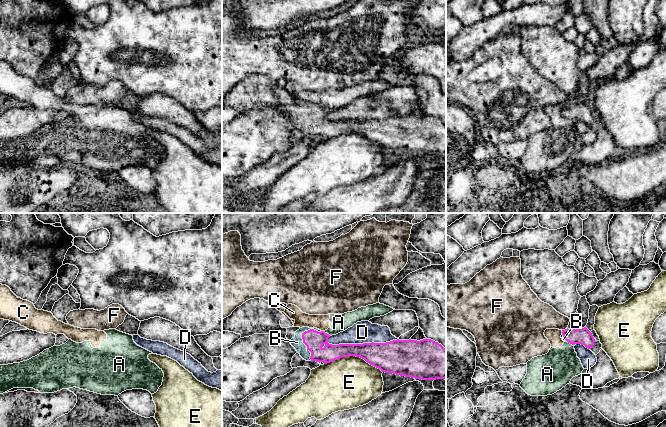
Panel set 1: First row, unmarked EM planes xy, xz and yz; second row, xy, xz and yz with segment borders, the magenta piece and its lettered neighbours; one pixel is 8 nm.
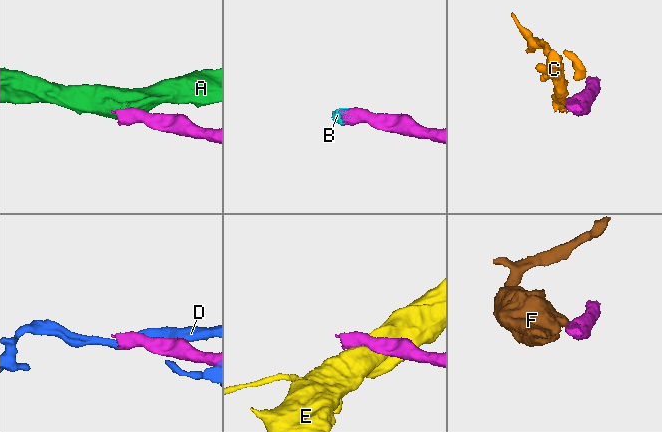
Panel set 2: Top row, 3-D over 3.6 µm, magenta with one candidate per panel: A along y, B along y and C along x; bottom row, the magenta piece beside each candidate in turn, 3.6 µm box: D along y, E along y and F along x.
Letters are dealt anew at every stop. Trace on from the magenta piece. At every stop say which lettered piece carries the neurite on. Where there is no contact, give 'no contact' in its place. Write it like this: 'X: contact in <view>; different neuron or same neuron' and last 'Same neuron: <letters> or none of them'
A: contact in xz; different neuron
B: contact in xz; same neuron
C: contact in yz; different neuron
D: contact in xz; different neuron
E: contact in xz; different neuron
F: contact in yz; different neuron
Same neuron: B

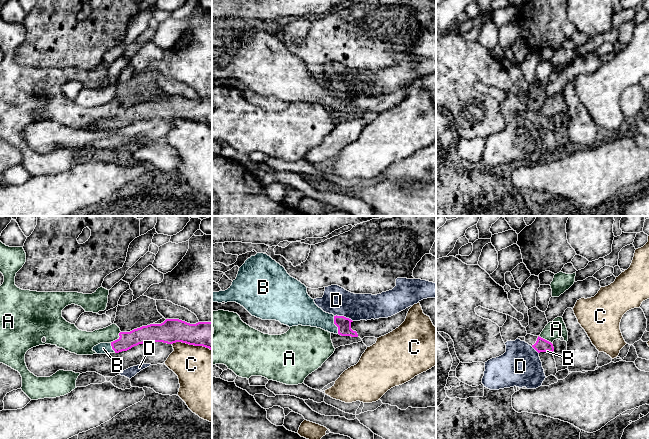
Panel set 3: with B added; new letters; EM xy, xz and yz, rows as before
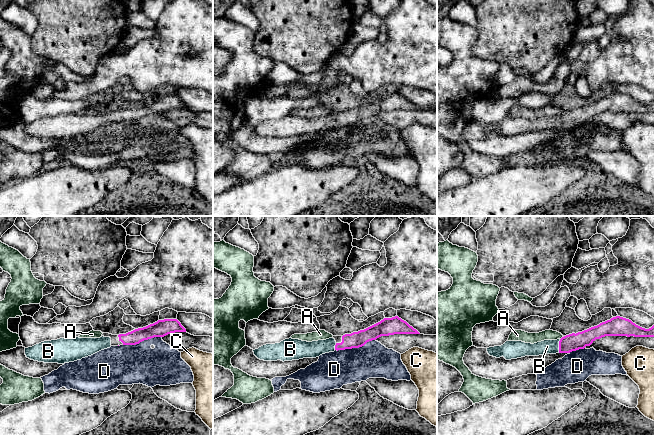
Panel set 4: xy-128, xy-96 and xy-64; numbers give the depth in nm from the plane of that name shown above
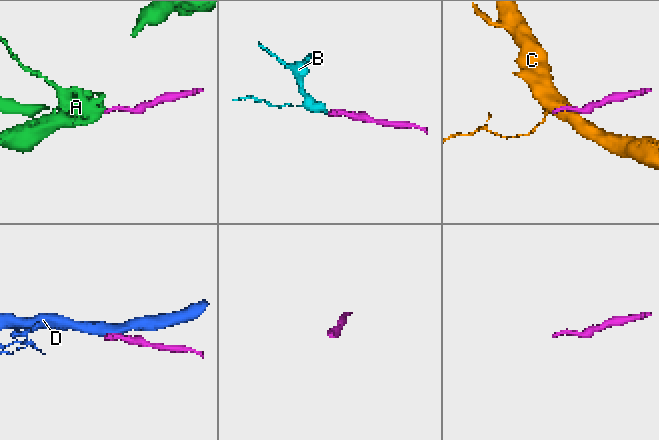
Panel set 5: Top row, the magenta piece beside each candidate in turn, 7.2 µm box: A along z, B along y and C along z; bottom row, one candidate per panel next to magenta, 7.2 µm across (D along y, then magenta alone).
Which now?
A: contact in xy; different neuron
B: contact in xz; same neuron
C: contact in xy; different neuron
D: contact in xz; different neuron
Same neuron: B

